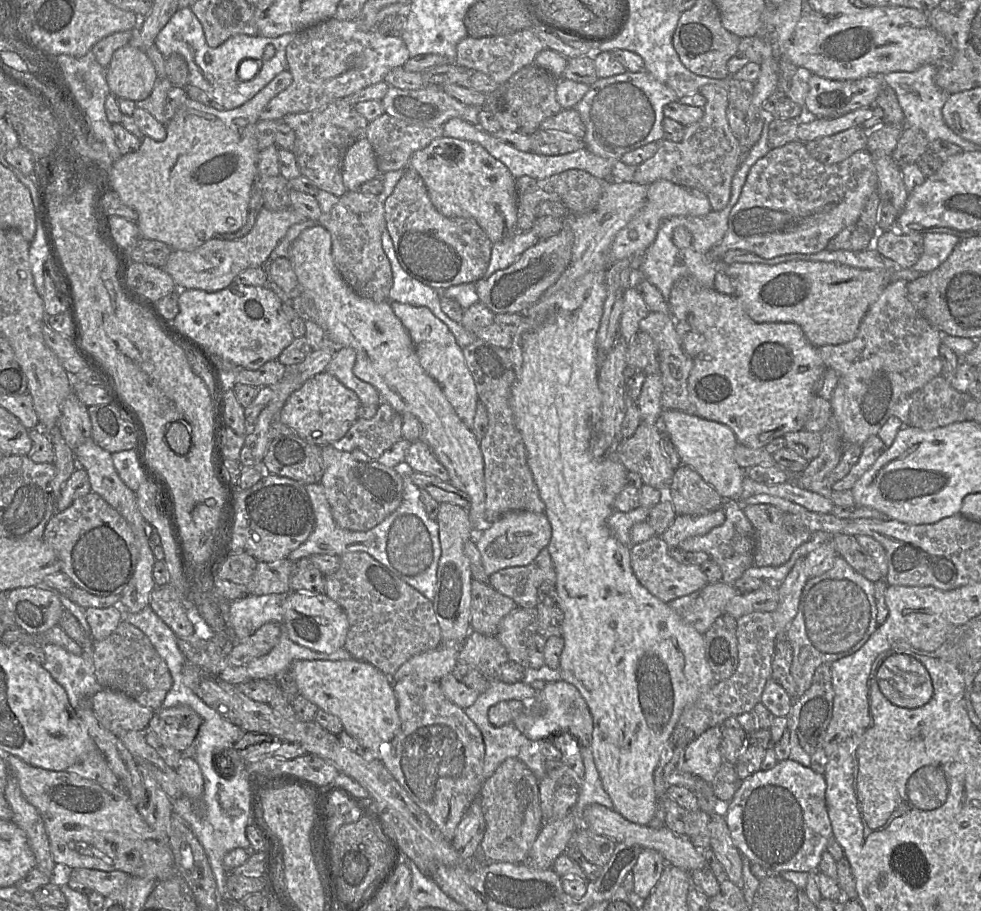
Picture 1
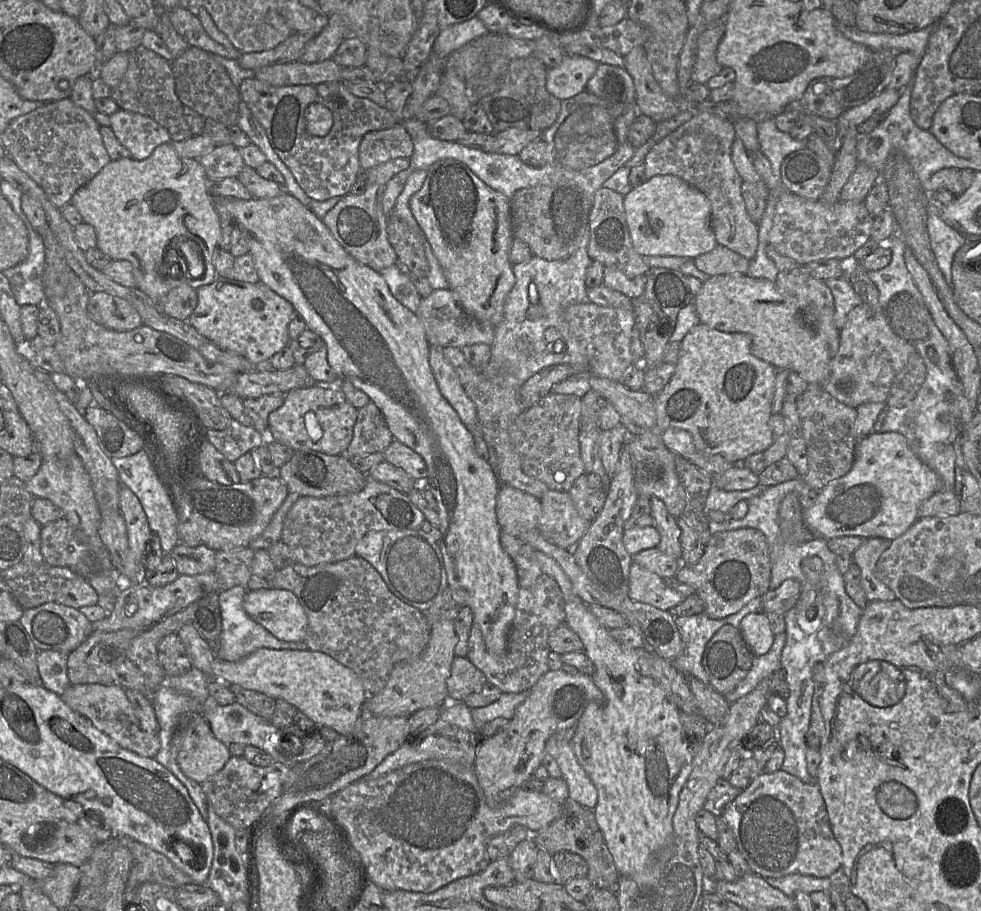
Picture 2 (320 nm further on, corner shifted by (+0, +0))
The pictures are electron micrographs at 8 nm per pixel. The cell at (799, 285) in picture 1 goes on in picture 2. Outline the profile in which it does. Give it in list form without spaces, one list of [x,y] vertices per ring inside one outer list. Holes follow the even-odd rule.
[[[740,273],[712,276],[703,282],[700,292],[696,294],[693,298],[693,303],[696,307],[696,311],[697,311],[700,323],[707,325],[710,328],[713,328],[722,332],[726,332],[726,333],[746,333],[750,335],[752,338],[751,353],[756,358],[764,362],[767,362],[768,364],[772,365],[776,369],[787,369],[789,371],[796,372],[808,384],[815,383],[815,384],[822,385],[828,379],[830,374],[830,361],[832,357],[829,354],[826,341],[815,330],[813,330],[812,328],[810,328],[803,322],[794,301],[791,299],[787,299],[784,295],[782,295],[777,289],[775,282],[772,282],[763,278],[758,278],[758,279],[752,278],[746,274],[740,274]]]

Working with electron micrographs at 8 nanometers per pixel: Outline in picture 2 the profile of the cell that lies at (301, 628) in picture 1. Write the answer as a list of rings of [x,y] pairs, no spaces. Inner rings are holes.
[[[284,589],[247,591],[243,609],[273,636],[286,642],[303,641],[308,618],[298,598]]]

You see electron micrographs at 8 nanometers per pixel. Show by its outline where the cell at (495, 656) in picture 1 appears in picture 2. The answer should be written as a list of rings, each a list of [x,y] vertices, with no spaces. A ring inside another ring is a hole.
[[[455,657],[451,664],[450,675],[446,680],[447,700],[462,702],[468,695],[478,691],[486,682],[483,673],[466,657]]]

